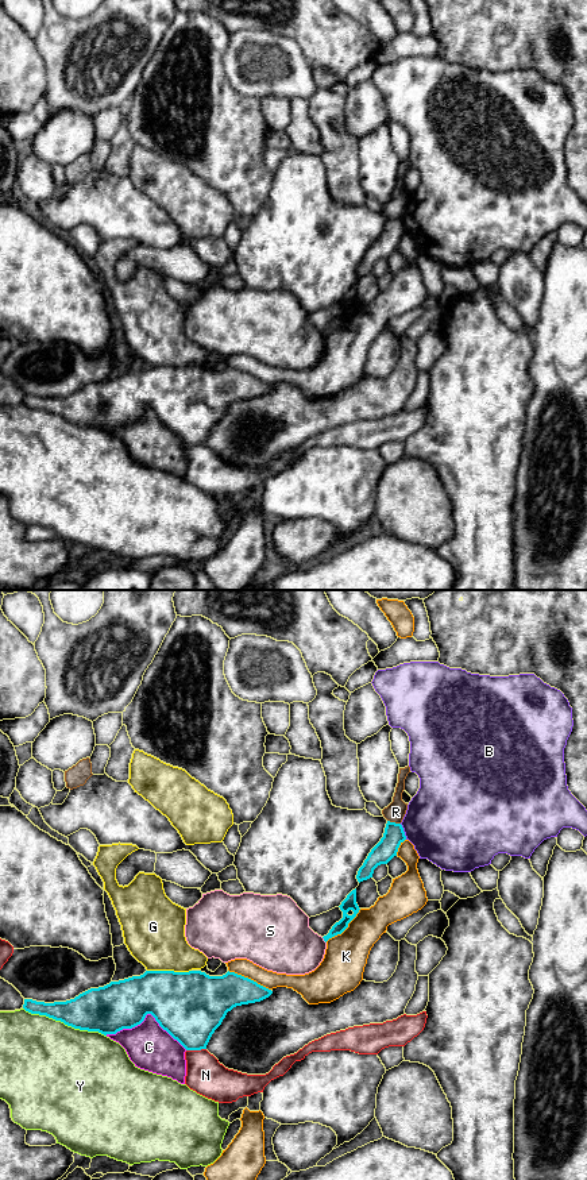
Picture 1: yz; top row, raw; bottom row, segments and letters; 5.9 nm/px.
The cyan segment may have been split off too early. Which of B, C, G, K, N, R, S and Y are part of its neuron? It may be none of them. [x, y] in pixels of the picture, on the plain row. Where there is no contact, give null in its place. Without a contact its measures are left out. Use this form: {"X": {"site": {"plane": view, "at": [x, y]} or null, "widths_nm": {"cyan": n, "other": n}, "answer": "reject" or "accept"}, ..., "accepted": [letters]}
{"B": {"site": {"plane": "yz", "at": [404, 227]}, "widths_nm": {"cyan": 120, "other": 460}, "answer": "reject"}, "C": {"site": {"plane": "yz", "at": [146, 409]}, "widths_nm": {"cyan": 400, "other": 280}, "answer": "reject"}, "G": {"site": {"plane": "yz", "at": [169, 366]}, "widths_nm": {"cyan": 400, "other": 360}, "answer": "reject"}, "K": {"site": {"plane": "yz", "at": [250, 374]}, "widths_nm": {"cyan": 260, "other": 110}, "answer": "reject"}, "N": {"site": {"plane": "yz", "at": [196, 444]}, "widths_nm": {"cyan": 380, "other": 220}, "answer": "reject"}, "R": {"site": {"plane": "yz", "at": [394, 218]}, "widths_nm": {"cyan": 120, "other": 120}, "answer": "reject"}, "S": {"site": {"plane": "yz", "at": [324, 335]}, "widths_nm": {"cyan": 70, "other": 360}, "answer": "reject"}, "Y": {"site": {"plane": "yz", "at": [65, 419]}, "widths_nm": {"cyan": 260, "other": 500}, "answer": "reject"}, "accepted": []}

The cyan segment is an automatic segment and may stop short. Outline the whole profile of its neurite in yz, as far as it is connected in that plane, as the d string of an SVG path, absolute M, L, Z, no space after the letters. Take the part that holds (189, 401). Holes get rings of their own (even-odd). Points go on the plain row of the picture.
M146 366L140 371L90 383L66 397L24 394L23 404L104 431L132 424L151 409L186 446L201 446L206 444L228 406L271 389L271 385L229 366L223 371L201 366Z

